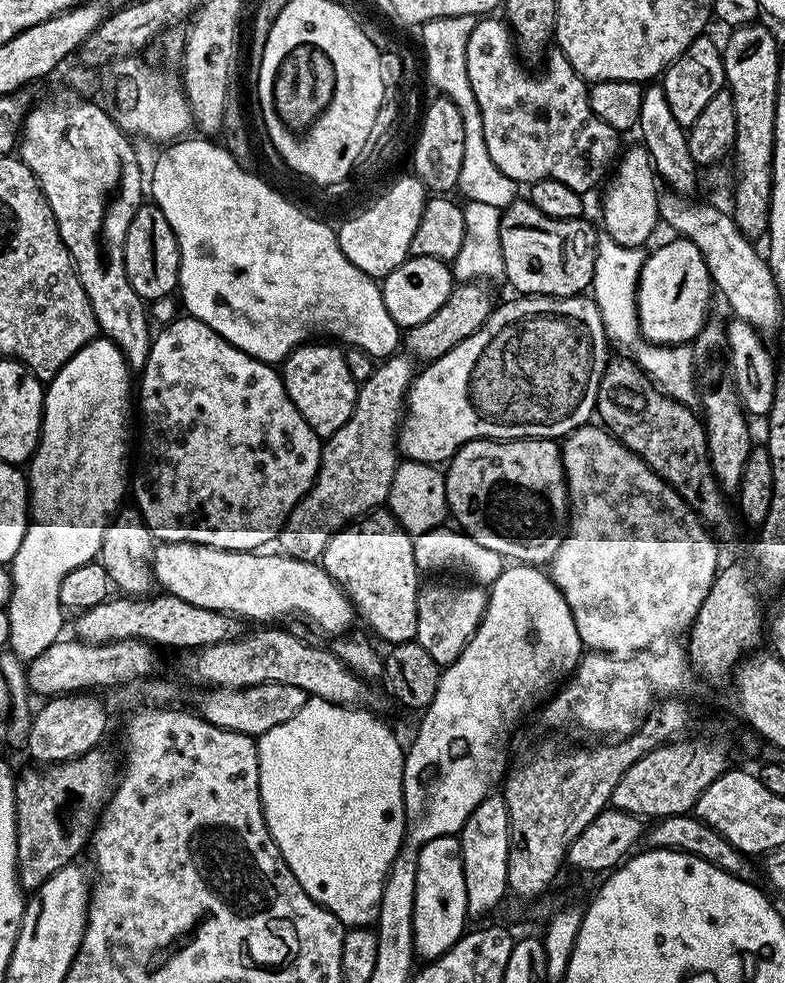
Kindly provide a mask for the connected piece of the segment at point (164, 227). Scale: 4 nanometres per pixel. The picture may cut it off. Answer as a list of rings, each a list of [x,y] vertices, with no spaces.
[[[155,202],[141,203],[126,230],[124,243],[124,265],[130,286],[140,295],[140,299],[151,302],[163,296],[173,295],[180,283],[180,247],[178,238],[166,222],[166,214]]]

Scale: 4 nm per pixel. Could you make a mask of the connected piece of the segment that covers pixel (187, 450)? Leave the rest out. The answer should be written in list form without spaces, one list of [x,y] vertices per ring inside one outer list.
[[[177,318],[172,323],[163,325],[159,331],[152,337],[152,345],[150,346],[150,354],[146,358],[146,366],[144,367],[144,371],[139,373],[138,376],[138,380],[140,380],[140,420],[144,423],[144,429],[140,432],[140,461],[136,464],[136,476],[134,472],[134,479],[130,484],[131,495],[132,492],[136,495],[134,507],[140,511],[140,517],[144,519],[144,524],[150,529],[153,537],[161,544],[190,542],[191,544],[201,544],[202,546],[214,546],[218,550],[230,550],[231,552],[254,552],[263,549],[263,544],[272,544],[277,539],[281,529],[287,525],[288,516],[299,506],[300,500],[311,490],[311,486],[315,482],[316,472],[319,470],[322,447],[321,437],[317,436],[313,428],[306,422],[306,418],[302,418],[302,414],[298,414],[294,402],[290,402],[290,398],[286,394],[283,375],[273,365],[263,364],[261,360],[255,360],[252,356],[247,356],[245,352],[235,348],[231,342],[223,340],[214,329],[203,324],[201,320]]]

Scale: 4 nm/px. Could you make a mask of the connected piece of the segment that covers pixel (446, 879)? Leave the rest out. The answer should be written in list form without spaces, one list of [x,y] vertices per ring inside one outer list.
[[[456,836],[434,838],[422,846],[418,854],[418,886],[414,894],[417,909],[428,907],[432,913],[428,920],[419,921],[418,928],[424,933],[417,935],[414,940],[417,949],[425,948],[432,953],[442,953],[447,948],[453,948],[460,941],[466,931],[464,920],[469,919],[466,906],[466,878],[464,877],[464,863],[460,857],[460,842]]]

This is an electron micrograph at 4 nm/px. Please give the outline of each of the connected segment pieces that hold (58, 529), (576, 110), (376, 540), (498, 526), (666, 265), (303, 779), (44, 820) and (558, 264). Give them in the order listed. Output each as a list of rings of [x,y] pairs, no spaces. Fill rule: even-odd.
[[[100,336],[96,339],[92,340],[87,346],[83,347],[82,350],[78,352],[66,364],[66,366],[62,366],[62,370],[55,378],[47,385],[45,394],[44,394],[44,422],[40,429],[40,446],[38,449],[38,461],[40,460],[40,532],[36,532],[36,530],[29,531],[26,537],[26,546],[20,548],[18,550],[18,554],[14,554],[14,558],[12,559],[10,565],[10,571],[12,573],[12,597],[8,599],[6,605],[6,611],[8,613],[8,617],[10,618],[10,638],[8,639],[8,648],[16,655],[19,660],[23,660],[25,662],[33,660],[34,658],[38,658],[38,654],[42,654],[42,650],[46,650],[55,640],[61,639],[62,633],[60,632],[64,628],[64,616],[66,617],[65,609],[60,606],[60,599],[58,598],[58,586],[62,586],[62,578],[66,578],[66,574],[70,574],[70,570],[75,570],[78,566],[86,566],[87,564],[93,563],[99,557],[100,547],[102,546],[102,534],[106,534],[106,526],[108,525],[108,521],[111,517],[115,516],[118,509],[125,503],[124,500],[124,492],[126,496],[126,489],[130,484],[130,476],[126,474],[126,462],[128,460],[128,414],[130,412],[130,378],[132,378],[131,369],[128,367],[128,364],[125,362],[124,355],[122,355],[121,351],[118,350],[116,346],[114,346],[112,340],[109,340],[107,337]]]
[[[492,18],[477,19],[470,33],[466,72],[481,110],[491,161],[517,185],[531,186],[539,180],[553,180],[566,182],[570,190],[588,194],[604,175],[609,175],[621,151],[621,137],[590,110],[589,85],[570,66],[566,54],[549,51],[544,73],[527,76],[520,72],[521,61],[507,23],[500,18],[488,19]]]
[[[375,510],[369,512],[366,516],[358,519],[351,526],[343,527],[340,531],[333,533],[326,544],[325,552],[322,557],[322,567],[326,570],[326,574],[330,574],[330,578],[334,578],[334,582],[348,596],[355,615],[360,616],[368,623],[368,628],[380,640],[385,640],[385,645],[405,644],[408,640],[416,639],[416,631],[418,630],[418,592],[422,588],[422,573],[414,562],[414,546],[412,545],[413,537],[401,528],[399,522],[388,510]]]
[[[552,438],[471,440],[463,444],[447,461],[443,473],[448,511],[452,516],[456,515],[455,523],[470,538],[474,538],[474,542],[486,546],[486,550],[494,550],[509,561],[533,566],[547,565],[566,535],[568,519],[568,483],[564,481],[560,450],[561,445]]]
[[[672,239],[674,240],[662,245],[657,252],[647,253],[640,271],[640,281],[636,283],[636,313],[640,319],[640,335],[650,344],[686,344],[695,341],[710,320],[708,307],[712,304],[714,285],[703,255],[691,240]]]
[[[309,698],[302,706],[302,710],[298,710],[298,714],[294,714],[294,718],[290,718],[290,722],[282,722],[282,726],[274,726],[274,730],[259,737],[256,746],[260,759],[260,804],[264,808],[264,817],[270,834],[274,838],[282,858],[290,866],[294,878],[298,878],[302,890],[306,890],[306,894],[314,902],[318,902],[323,908],[329,908],[345,926],[368,926],[375,921],[376,915],[380,913],[384,879],[388,877],[388,871],[391,870],[394,858],[404,842],[405,749],[402,744],[400,748],[395,734],[382,721],[375,720],[368,712],[360,711],[364,710],[356,706],[331,704],[325,700]]]
[[[101,746],[92,748],[86,755],[81,756],[78,760],[66,760],[62,764],[54,764],[45,767],[40,772],[24,772],[15,777],[16,786],[16,878],[20,882],[21,889],[35,890],[42,886],[42,882],[46,882],[46,878],[50,878],[58,870],[62,870],[66,865],[73,863],[77,859],[76,855],[80,851],[85,851],[86,845],[89,843],[90,835],[94,827],[94,822],[99,821],[100,813],[104,810],[104,805],[108,803],[113,791],[114,785],[118,780],[118,766],[116,770],[116,756],[112,752],[107,752],[107,747]]]
[[[517,198],[500,214],[503,279],[508,279],[520,296],[578,296],[587,293],[592,286],[592,274],[596,261],[597,237],[587,219],[563,220],[542,214],[527,198]]]

